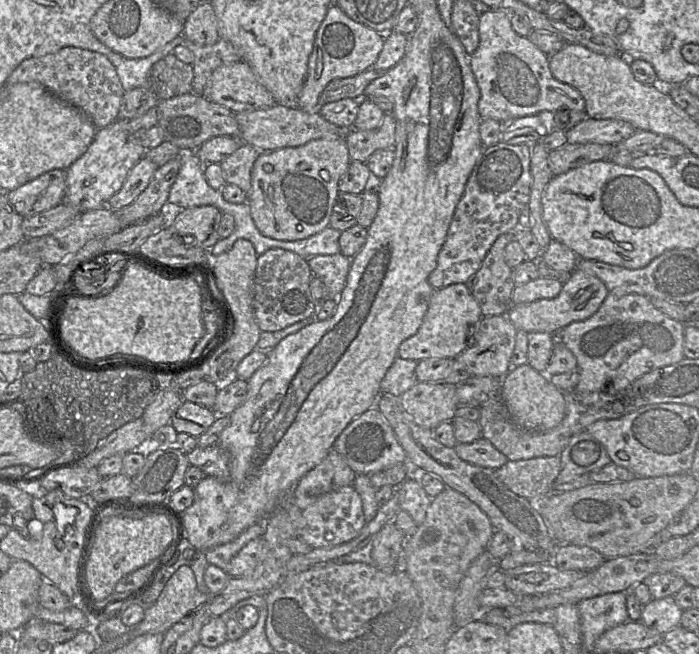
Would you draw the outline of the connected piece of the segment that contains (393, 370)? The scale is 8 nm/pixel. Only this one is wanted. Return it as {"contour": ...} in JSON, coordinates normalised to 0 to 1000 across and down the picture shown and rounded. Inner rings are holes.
{"contour":[[[568,544],[544,586],[545,601],[557,601],[572,609],[592,590],[598,584],[594,572],[597,554]]]}

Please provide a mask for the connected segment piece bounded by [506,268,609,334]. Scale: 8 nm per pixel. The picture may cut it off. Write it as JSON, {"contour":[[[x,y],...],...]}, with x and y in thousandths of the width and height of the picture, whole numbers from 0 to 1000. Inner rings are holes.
{"contour":[[[823,411],[805,433],[800,451],[790,457],[773,457],[760,463],[734,466],[724,479],[740,505],[795,511],[818,492],[845,485],[870,453],[866,434],[851,422]]]}

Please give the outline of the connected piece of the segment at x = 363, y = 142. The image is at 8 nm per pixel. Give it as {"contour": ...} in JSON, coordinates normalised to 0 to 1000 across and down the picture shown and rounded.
{"contour":[[[552,173],[546,188],[534,199],[502,197],[494,208],[495,223],[504,246],[524,249],[539,229],[562,228],[565,223],[567,183]]]}

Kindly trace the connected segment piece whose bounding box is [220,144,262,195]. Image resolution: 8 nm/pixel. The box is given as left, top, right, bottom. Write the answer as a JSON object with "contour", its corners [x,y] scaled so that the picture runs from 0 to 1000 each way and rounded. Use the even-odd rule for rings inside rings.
{"contour":[[[343,220],[338,232],[315,249],[322,278],[339,283],[356,298],[361,286],[361,255],[372,234],[375,234],[372,229],[355,220]]]}

